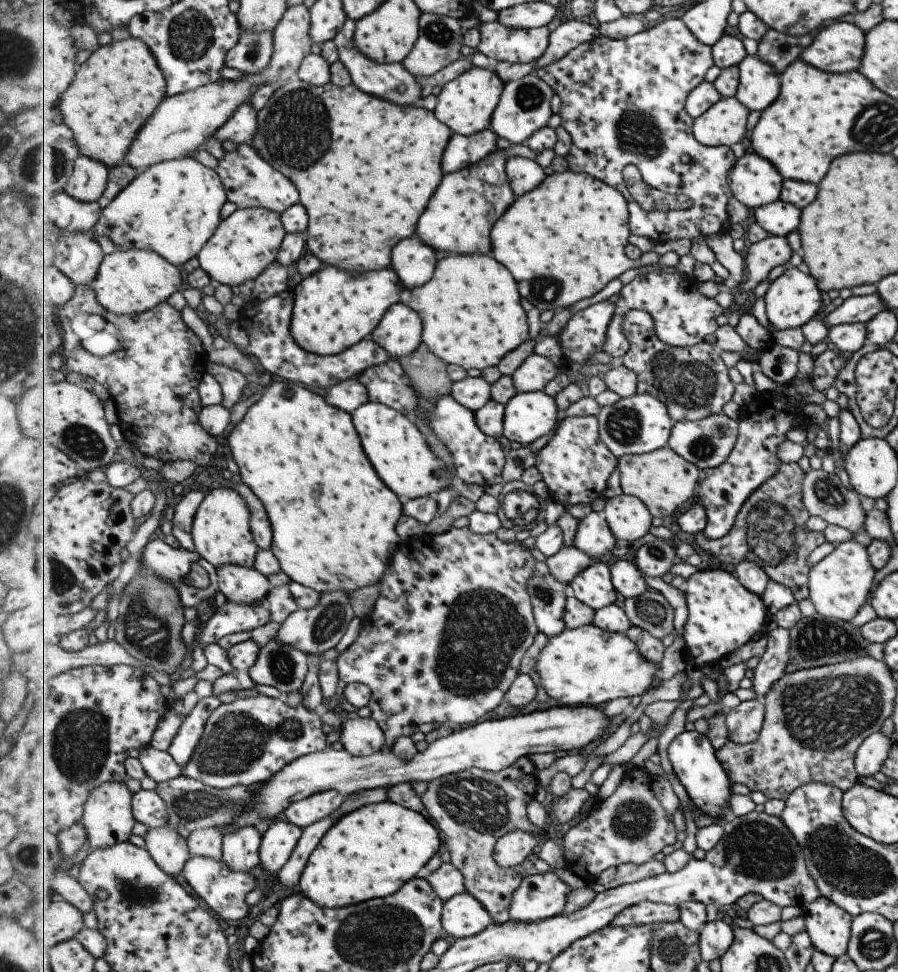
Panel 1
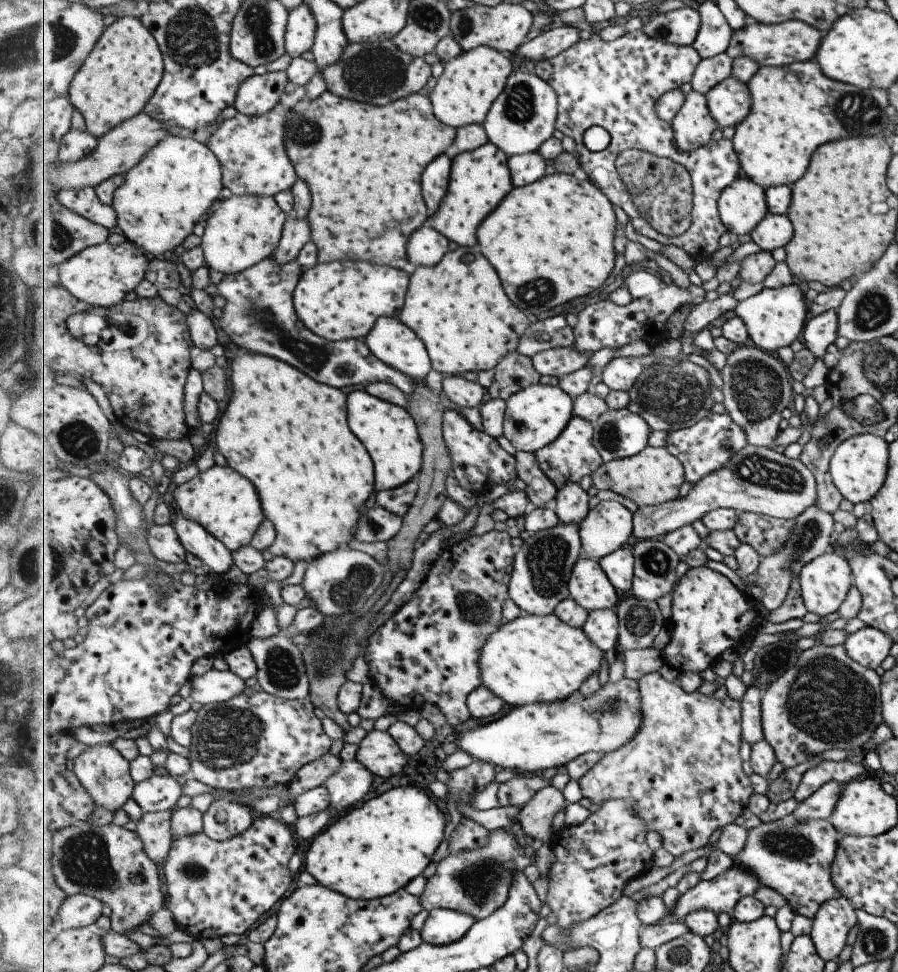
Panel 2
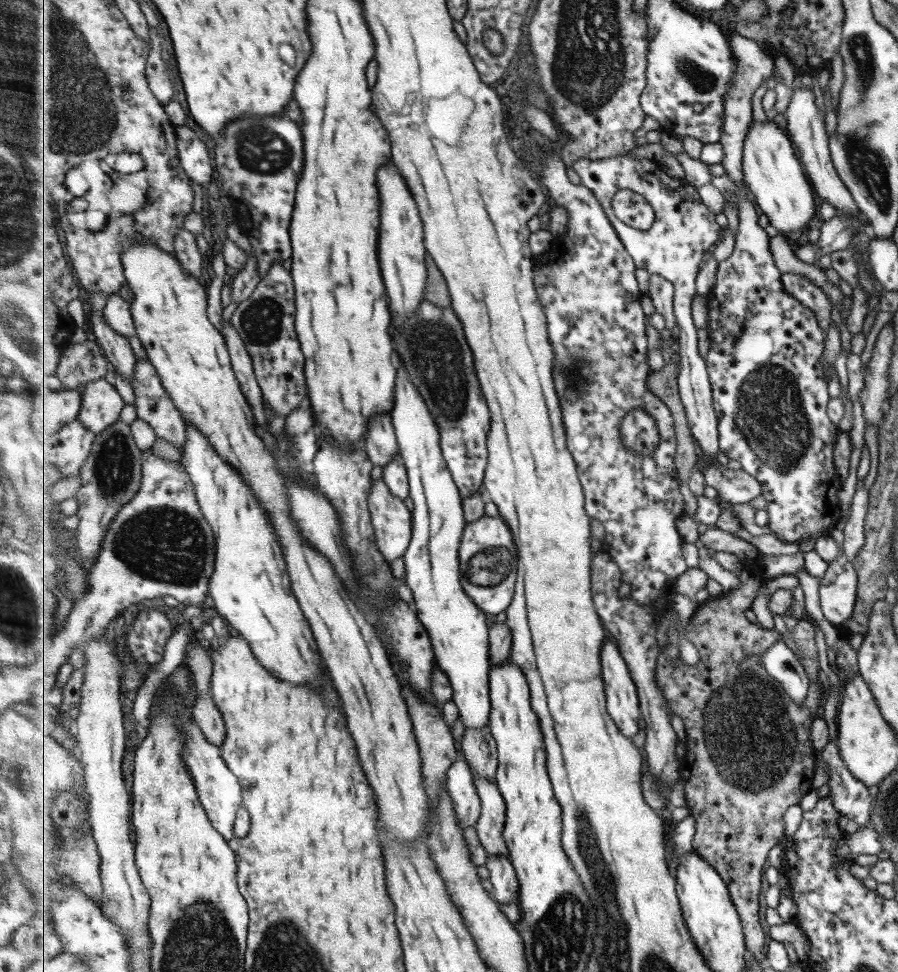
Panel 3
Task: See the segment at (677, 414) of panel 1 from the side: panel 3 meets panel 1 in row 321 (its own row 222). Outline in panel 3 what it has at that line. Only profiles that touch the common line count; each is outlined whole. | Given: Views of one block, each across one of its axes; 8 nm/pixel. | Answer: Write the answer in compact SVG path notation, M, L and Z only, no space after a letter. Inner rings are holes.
M625 189L620 190L613 198L615 214L625 224L643 232L653 228L655 212L650 202L639 192Z

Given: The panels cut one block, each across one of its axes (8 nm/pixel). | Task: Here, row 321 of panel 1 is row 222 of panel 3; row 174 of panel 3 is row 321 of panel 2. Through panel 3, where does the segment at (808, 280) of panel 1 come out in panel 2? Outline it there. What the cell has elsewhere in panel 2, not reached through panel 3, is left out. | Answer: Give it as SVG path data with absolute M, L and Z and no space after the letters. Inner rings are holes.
M790 284L778 289L763 289L759 294L740 302L736 313L747 325L750 332L750 343L770 353L793 344L795 340L800 340L807 308L803 302L800 285Z

